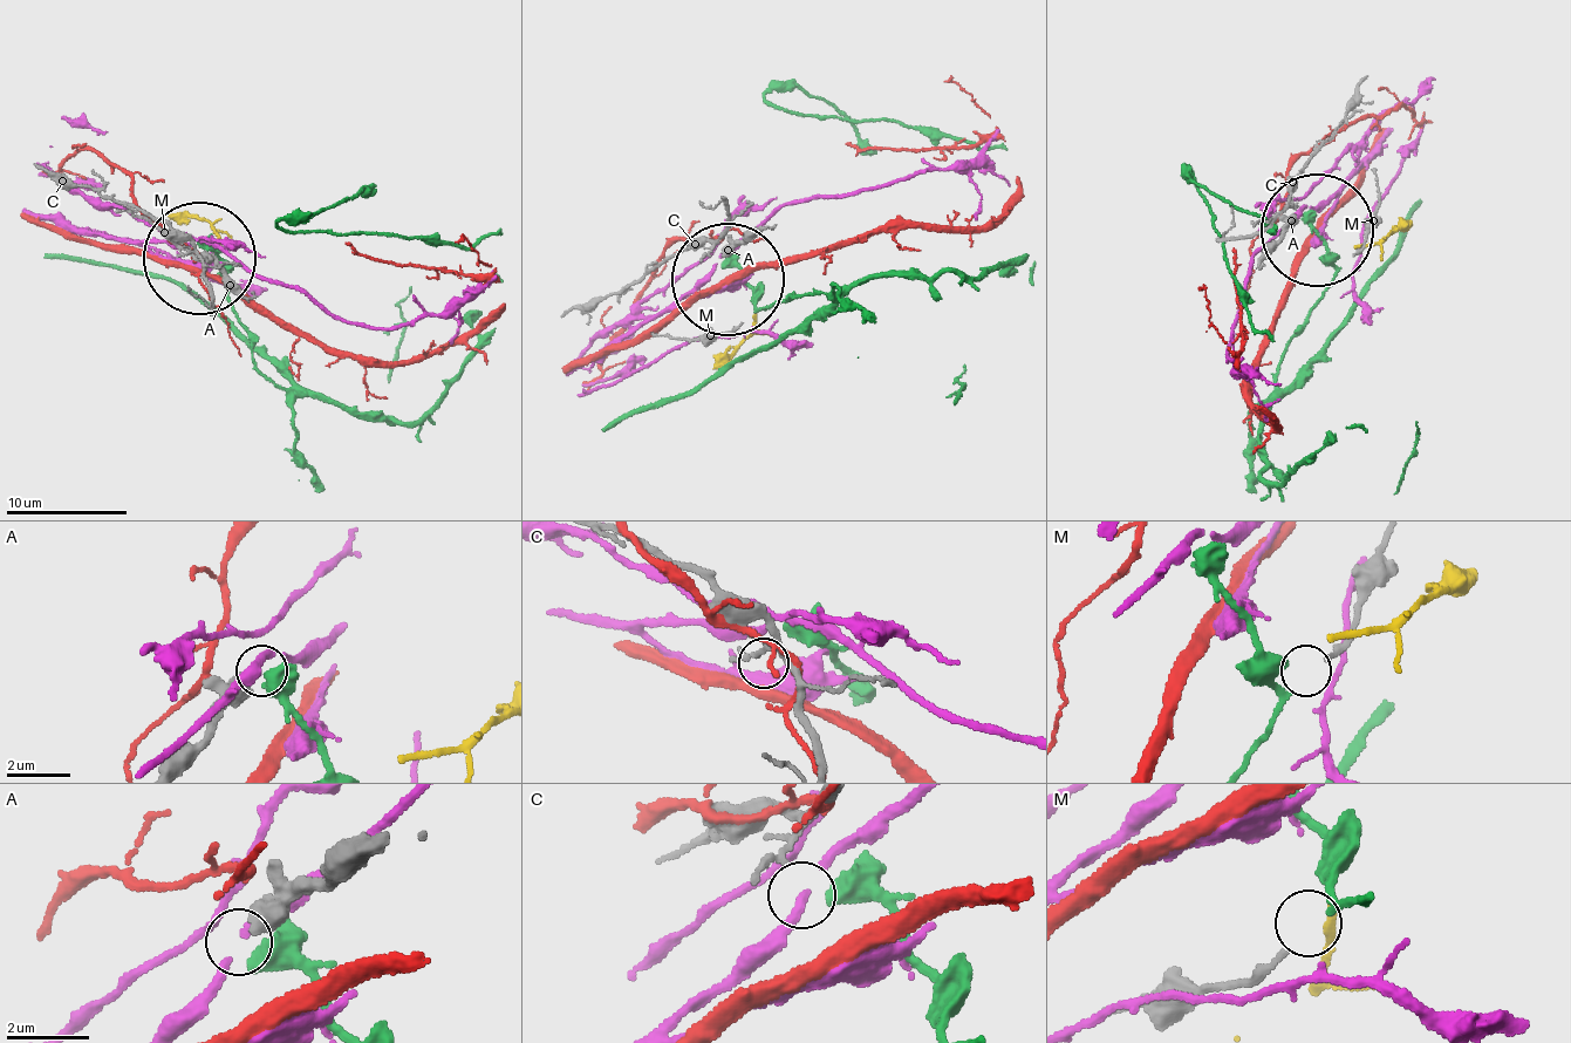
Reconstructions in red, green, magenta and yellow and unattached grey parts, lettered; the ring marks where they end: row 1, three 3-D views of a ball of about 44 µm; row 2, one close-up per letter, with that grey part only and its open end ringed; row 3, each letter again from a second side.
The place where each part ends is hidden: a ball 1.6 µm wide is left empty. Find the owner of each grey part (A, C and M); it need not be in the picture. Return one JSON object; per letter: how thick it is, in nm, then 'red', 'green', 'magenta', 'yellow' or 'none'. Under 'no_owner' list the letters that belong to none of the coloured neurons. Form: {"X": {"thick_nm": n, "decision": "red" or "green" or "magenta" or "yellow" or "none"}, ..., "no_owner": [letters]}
{"A": {"thick_nm": 500, "decision": "magenta"}, "C": {"thick_nm": 140, "decision": "none"}, "M": {"thick_nm": 170, "decision": "green"}, "no_owner": ["C"]}

